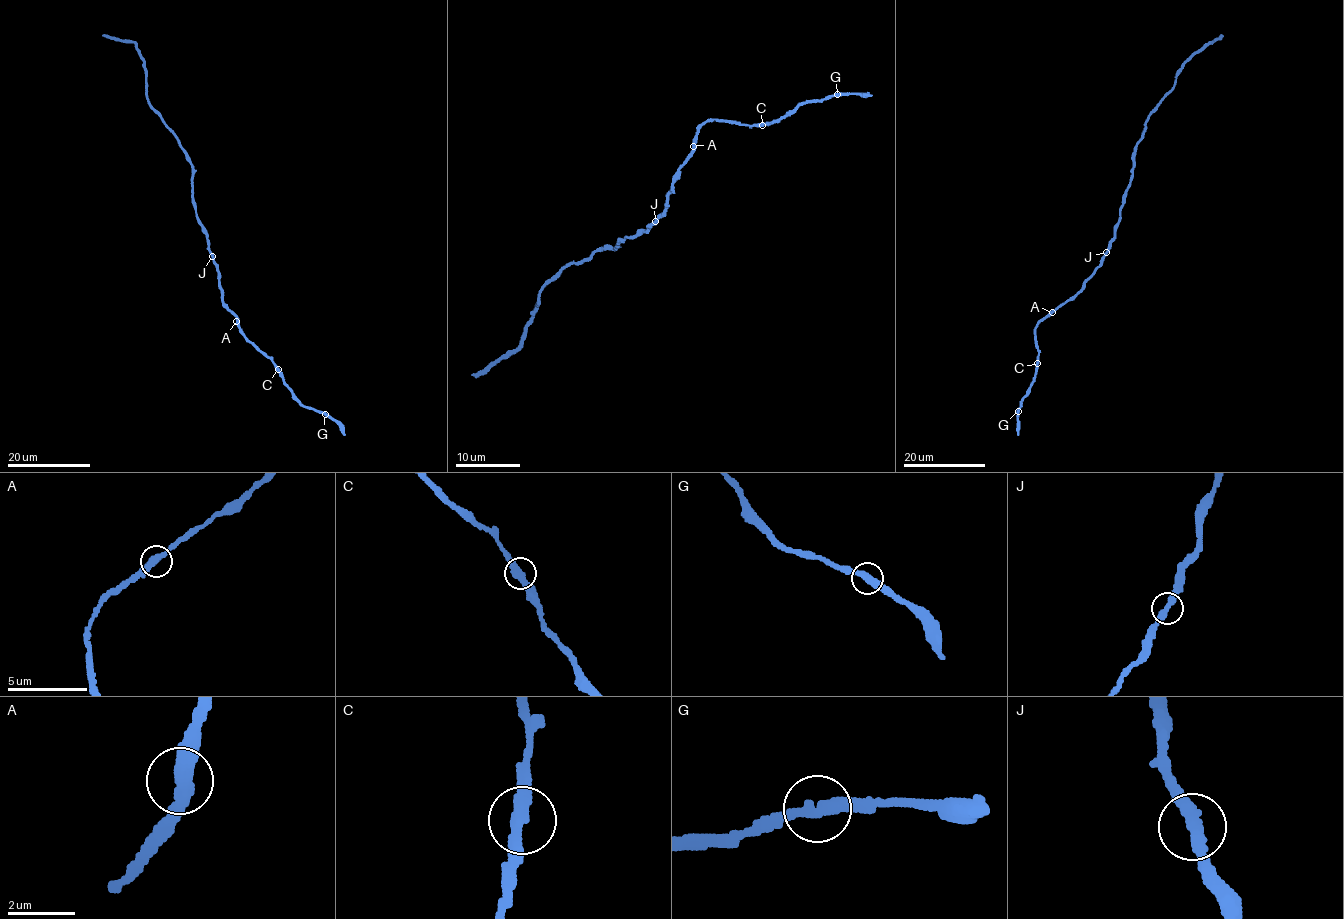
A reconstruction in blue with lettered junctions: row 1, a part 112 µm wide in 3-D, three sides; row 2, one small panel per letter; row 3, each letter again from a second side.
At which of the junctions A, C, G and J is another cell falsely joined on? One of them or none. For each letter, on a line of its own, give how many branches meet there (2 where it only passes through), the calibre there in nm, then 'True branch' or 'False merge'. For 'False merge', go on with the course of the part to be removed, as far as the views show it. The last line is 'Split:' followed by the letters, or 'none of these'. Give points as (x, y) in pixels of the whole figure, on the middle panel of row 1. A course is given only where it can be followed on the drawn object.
A: Branches: 2. Thickness 400 nm. True branch
C: Branches: 2. Thickness 400 nm. True branch
G: Branches: 2. Thickness 380 nm. True branch
J: Branches: 2. Thickness 400 nm. True branch
Split: none of these

